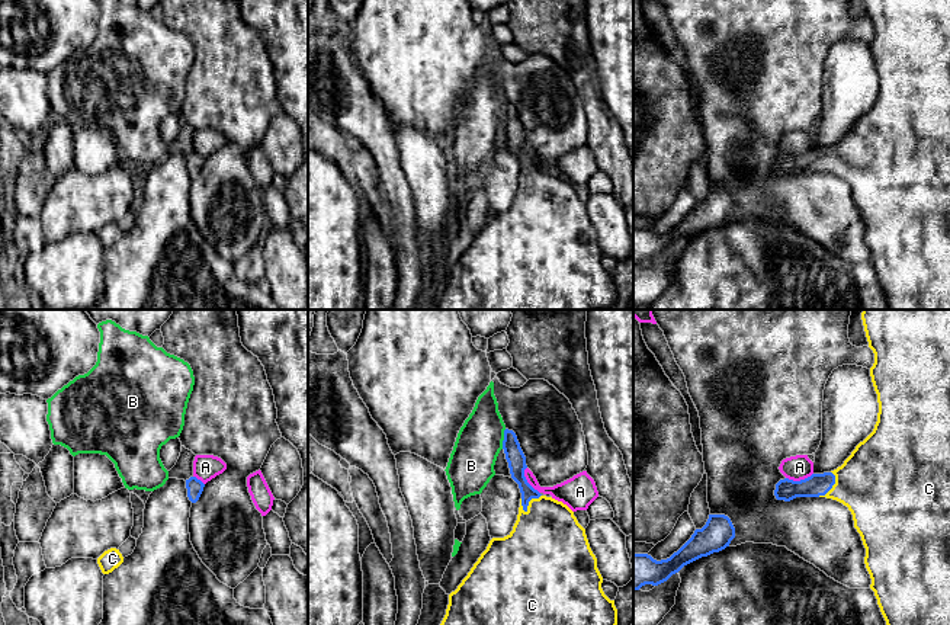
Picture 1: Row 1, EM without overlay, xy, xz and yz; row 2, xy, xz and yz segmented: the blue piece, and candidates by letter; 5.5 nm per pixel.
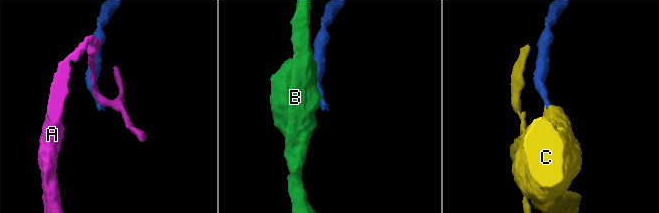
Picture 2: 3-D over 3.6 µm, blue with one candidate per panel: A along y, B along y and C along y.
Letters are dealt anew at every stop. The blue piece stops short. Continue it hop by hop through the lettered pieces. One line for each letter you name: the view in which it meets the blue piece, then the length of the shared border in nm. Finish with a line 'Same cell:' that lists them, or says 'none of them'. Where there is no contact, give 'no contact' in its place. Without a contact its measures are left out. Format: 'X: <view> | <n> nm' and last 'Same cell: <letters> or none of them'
C: xz | 140 nm
Same cell: C

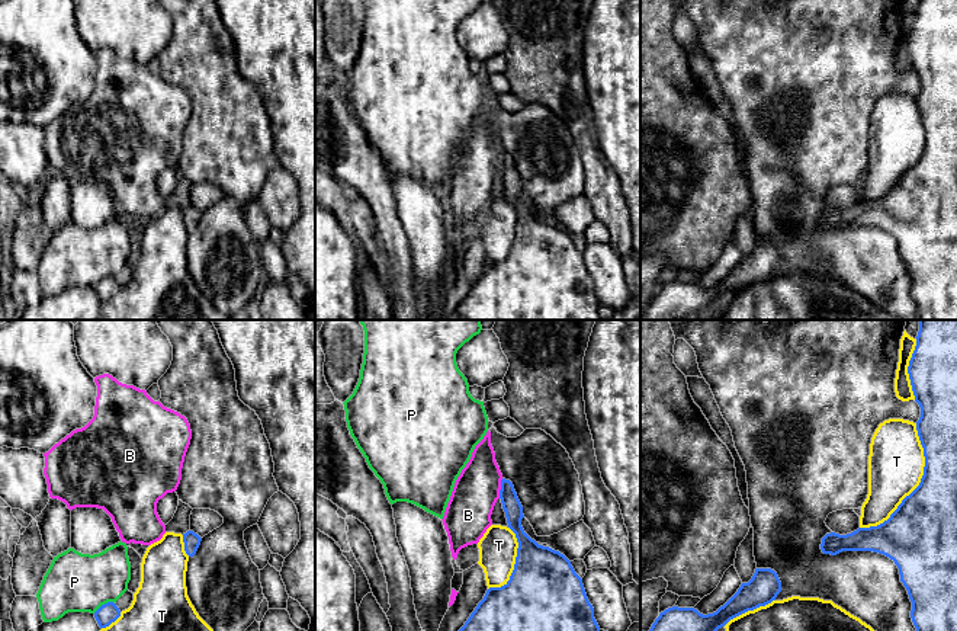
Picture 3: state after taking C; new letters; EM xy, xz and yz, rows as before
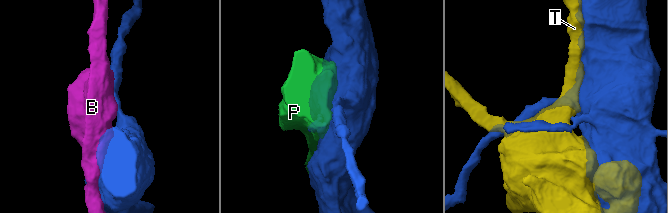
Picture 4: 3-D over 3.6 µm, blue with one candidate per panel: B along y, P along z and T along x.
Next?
Same cell: none of them

